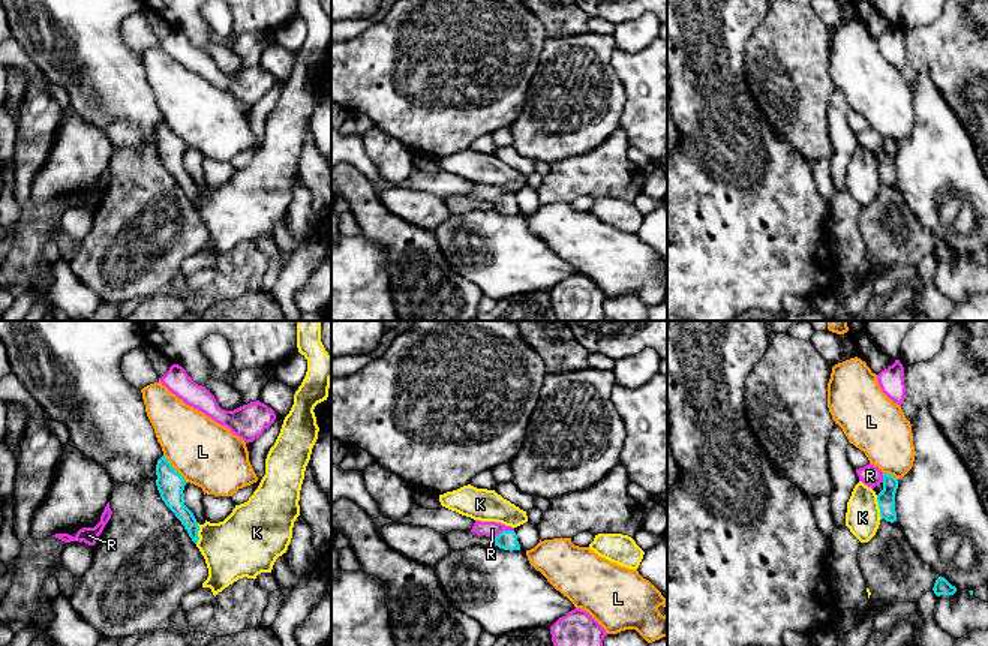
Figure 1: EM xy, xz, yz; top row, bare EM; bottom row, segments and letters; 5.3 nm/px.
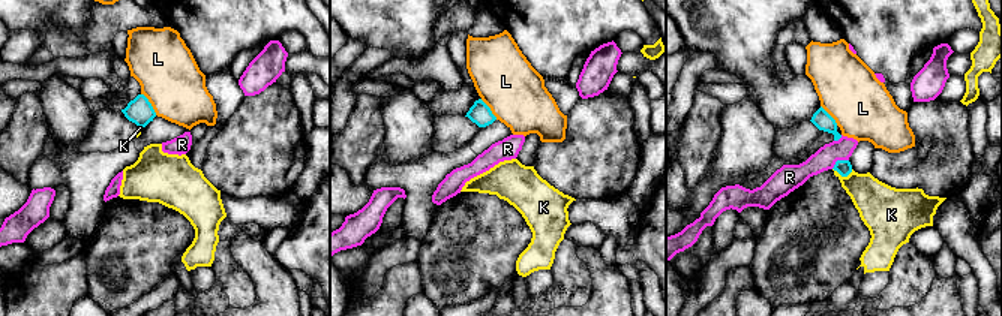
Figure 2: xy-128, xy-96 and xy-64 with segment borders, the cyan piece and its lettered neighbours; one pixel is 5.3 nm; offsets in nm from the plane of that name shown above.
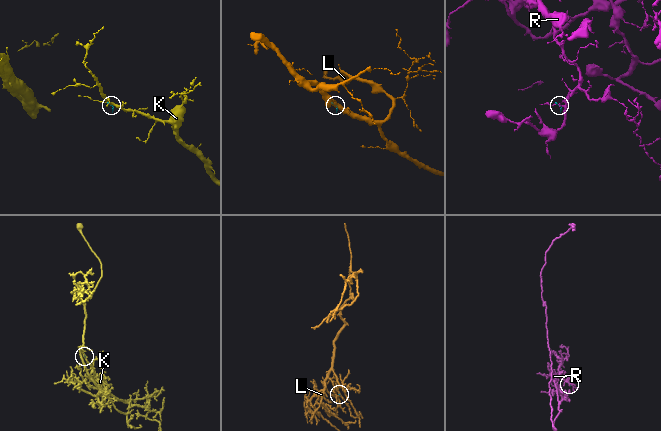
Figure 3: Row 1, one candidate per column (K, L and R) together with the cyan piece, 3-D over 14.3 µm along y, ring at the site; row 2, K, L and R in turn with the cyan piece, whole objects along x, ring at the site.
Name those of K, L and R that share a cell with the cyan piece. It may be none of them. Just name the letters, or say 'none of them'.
none of them

